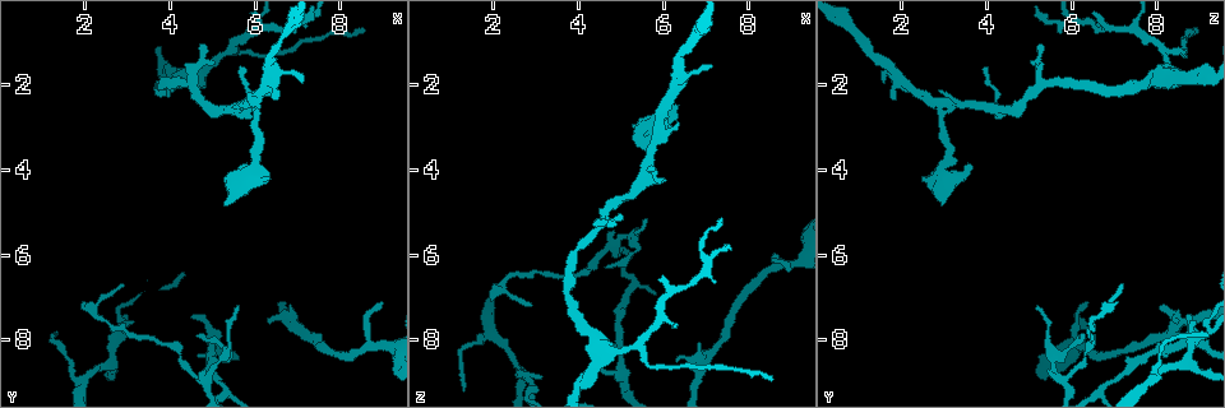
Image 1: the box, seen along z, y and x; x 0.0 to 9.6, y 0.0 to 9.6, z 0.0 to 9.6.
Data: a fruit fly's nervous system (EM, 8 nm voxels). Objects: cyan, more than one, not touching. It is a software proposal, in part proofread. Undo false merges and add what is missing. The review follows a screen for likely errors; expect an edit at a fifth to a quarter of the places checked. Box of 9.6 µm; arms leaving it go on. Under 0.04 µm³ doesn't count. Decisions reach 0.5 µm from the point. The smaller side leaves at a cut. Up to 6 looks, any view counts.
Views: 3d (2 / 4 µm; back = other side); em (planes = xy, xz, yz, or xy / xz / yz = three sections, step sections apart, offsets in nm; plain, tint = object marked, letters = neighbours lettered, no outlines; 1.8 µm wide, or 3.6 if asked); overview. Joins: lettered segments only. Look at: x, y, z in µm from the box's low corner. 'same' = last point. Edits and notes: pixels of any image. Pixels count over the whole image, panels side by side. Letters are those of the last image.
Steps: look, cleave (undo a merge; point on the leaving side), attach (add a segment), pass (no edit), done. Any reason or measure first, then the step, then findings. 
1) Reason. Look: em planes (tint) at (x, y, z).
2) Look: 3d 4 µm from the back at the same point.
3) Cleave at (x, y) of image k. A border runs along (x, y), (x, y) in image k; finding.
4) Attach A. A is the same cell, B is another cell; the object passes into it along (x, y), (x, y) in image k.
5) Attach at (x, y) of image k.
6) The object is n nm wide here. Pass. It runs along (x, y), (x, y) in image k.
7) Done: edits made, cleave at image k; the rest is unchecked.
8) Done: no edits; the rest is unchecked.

Tapers out. Look: 3d 2 µm at (5.55, 7.20, 5.20).

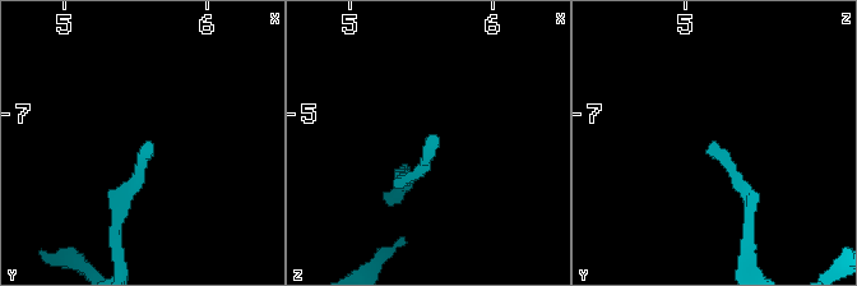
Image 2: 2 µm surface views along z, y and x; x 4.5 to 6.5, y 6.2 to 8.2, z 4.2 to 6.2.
Shape alone is not enough. Look: em planes (letters) at (5.60, 7.16, 5.22).

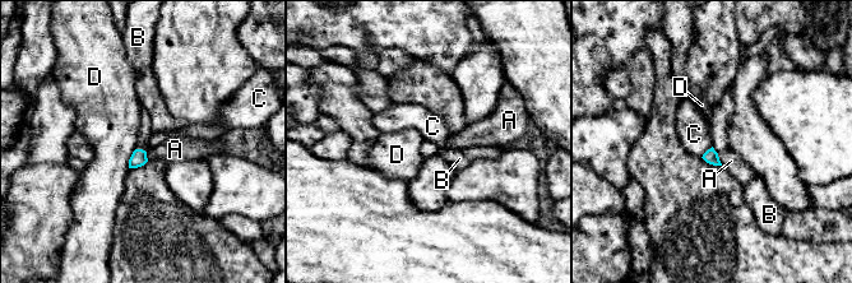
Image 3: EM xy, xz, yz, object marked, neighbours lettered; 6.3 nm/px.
The object is 90 nm wide here. Pass. A, B, C and D are other cells; a border runs along (712, 145), (702, 157) in image 3; none of them fits.

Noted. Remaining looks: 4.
Narrows sharply. Look: 3d 4 µm from the back at (4.75, 8.95, 5.80).

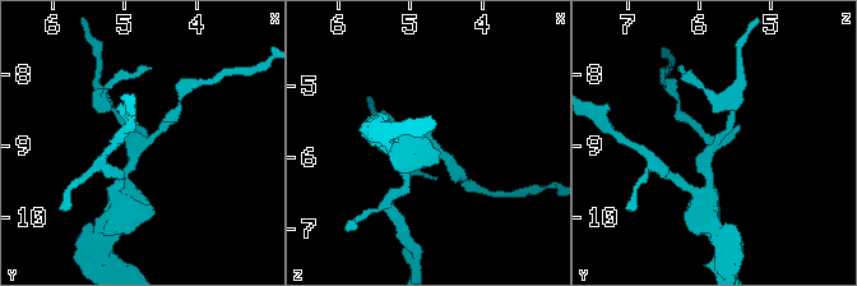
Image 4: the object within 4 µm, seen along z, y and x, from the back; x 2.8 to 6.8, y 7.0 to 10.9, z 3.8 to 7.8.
Look: em xz step 8 (letters) at (4.75, 8.95, 5.80).

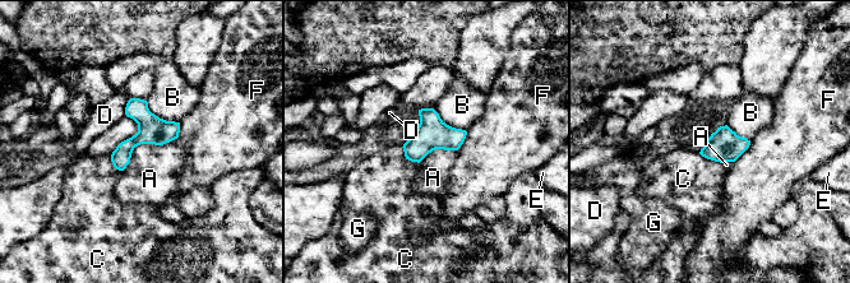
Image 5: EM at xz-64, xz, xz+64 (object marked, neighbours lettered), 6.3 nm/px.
Pass. A, B, C, D, E, F and G are other cells; a border runs along (178, 137), (138, 144), (123, 171) in image 5; one cell here.

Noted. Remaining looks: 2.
Thin end. Look: 3d 2 µm at (3.15, 7.55, 8.85).

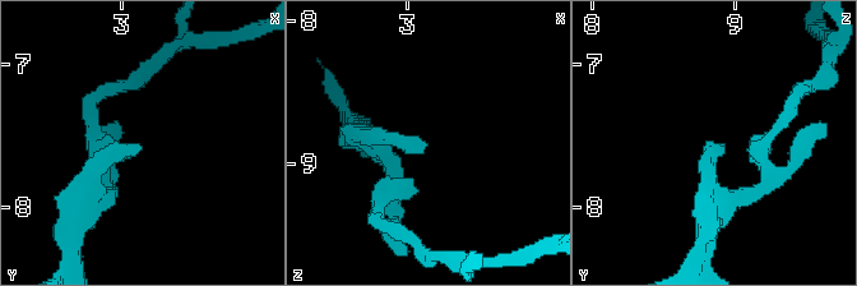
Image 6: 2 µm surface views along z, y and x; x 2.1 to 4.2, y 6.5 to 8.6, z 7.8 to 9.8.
Now the EM. Look: em planes (letters) at (3.14, 7.56, 8.86).

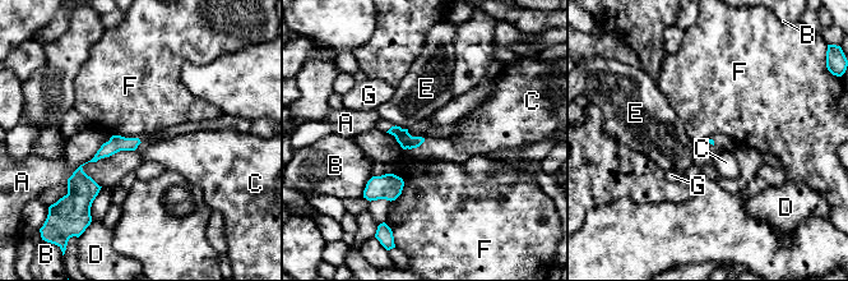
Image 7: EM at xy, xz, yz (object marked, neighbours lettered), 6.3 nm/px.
Pass. A, B, C, D, E, F and G are other cells; a border runs along (395, 174), (403, 189), (390, 202) in image 7; no lettered segment goes on from it.

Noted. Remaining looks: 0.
Done: no edits; the rest is unchecked.

